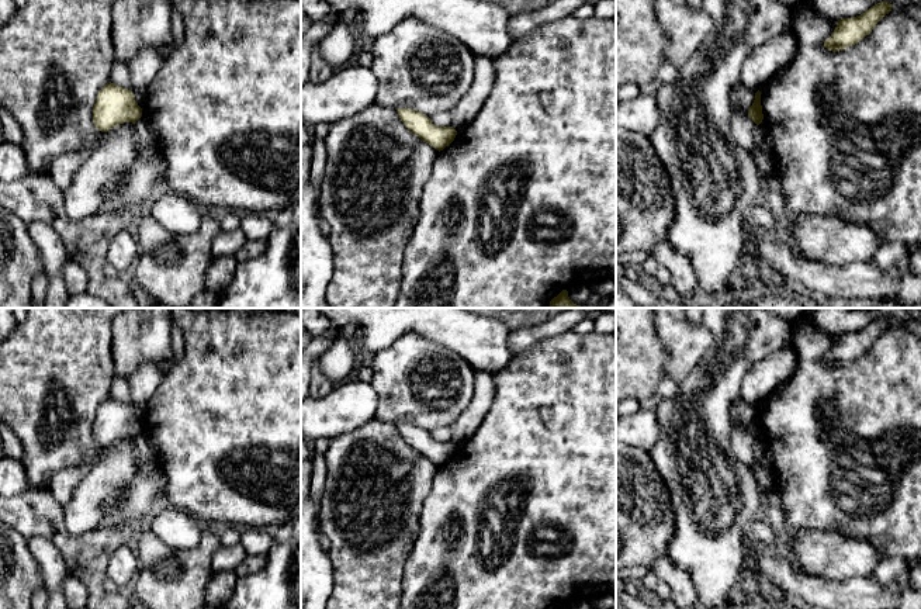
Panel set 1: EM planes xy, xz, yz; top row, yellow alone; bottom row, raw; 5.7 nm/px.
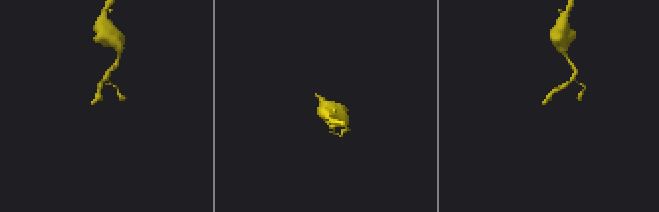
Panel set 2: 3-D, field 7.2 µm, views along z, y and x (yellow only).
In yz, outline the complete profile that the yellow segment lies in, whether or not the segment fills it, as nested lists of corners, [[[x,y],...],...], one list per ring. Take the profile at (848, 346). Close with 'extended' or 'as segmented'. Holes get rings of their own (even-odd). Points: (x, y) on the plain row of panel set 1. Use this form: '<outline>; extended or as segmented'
[[[882,316],[861,331],[838,335],[832,350],[824,356],[824,361],[828,366],[837,367],[858,359],[863,352],[869,350],[876,339],[890,326],[891,319]]]; as segmented

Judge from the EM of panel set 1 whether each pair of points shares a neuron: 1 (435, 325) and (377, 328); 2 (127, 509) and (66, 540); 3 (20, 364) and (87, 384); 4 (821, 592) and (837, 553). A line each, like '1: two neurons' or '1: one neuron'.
1: one neuron
2: two neurons
3: one neuron
4: two neurons

